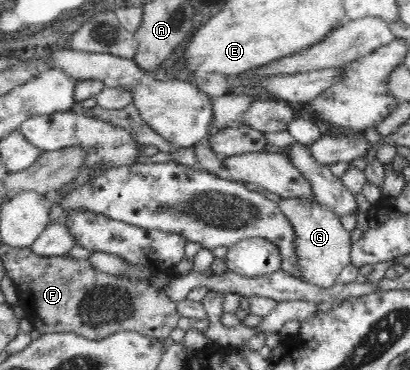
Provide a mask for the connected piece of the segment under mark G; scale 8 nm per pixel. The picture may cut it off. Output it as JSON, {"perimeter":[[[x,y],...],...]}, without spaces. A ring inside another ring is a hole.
{"perimeter":[[[293,197],[281,198],[278,207],[295,228],[295,243],[293,244],[299,256],[297,266],[303,272],[299,279],[323,288],[335,285],[341,270],[351,264],[350,255],[353,247],[351,233],[345,230],[339,216],[316,201],[304,203],[299,198]]]}

